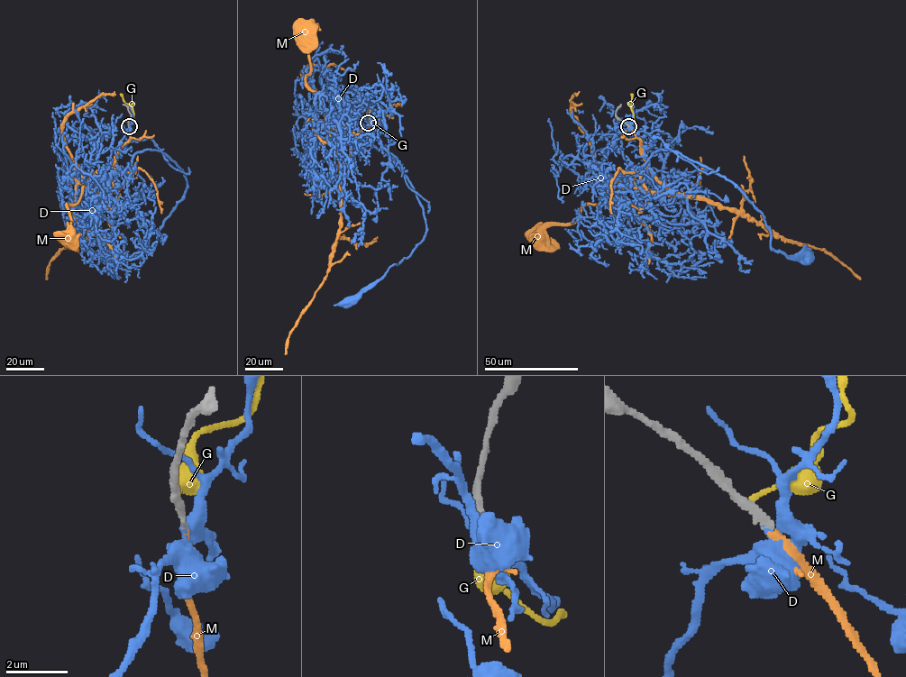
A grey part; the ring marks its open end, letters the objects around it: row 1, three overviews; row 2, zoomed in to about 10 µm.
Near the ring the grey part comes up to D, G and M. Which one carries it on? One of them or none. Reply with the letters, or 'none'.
M

